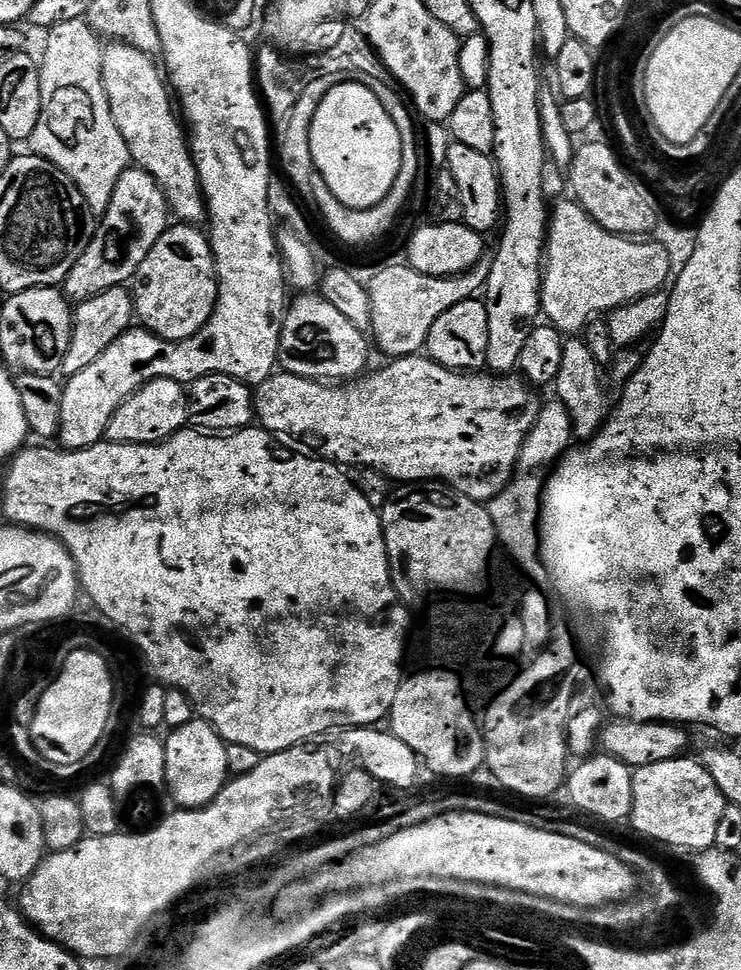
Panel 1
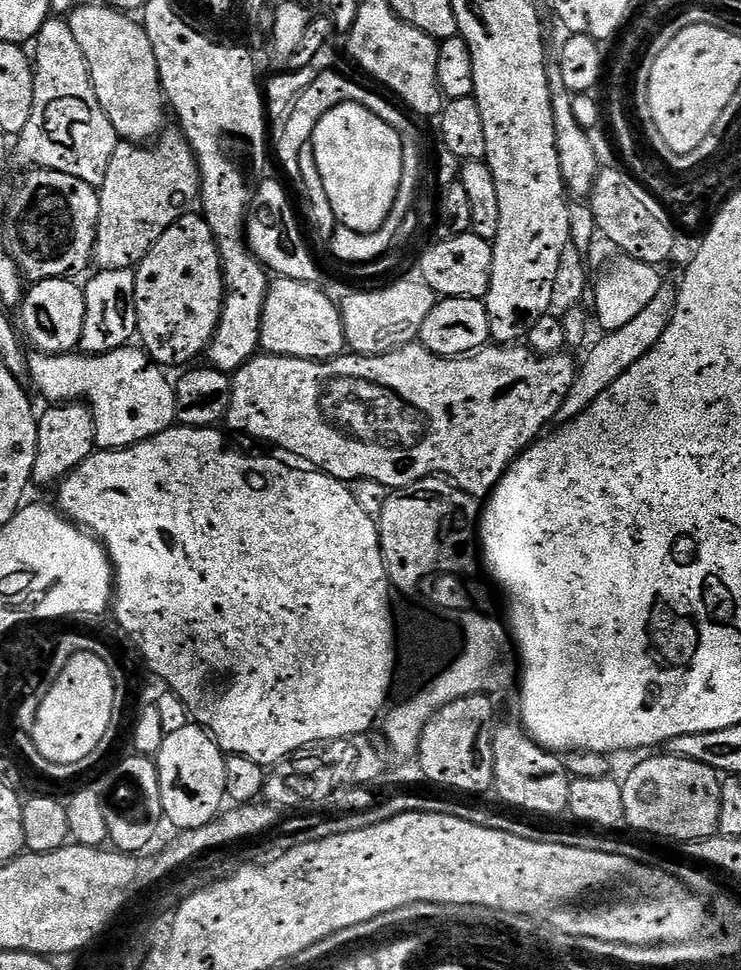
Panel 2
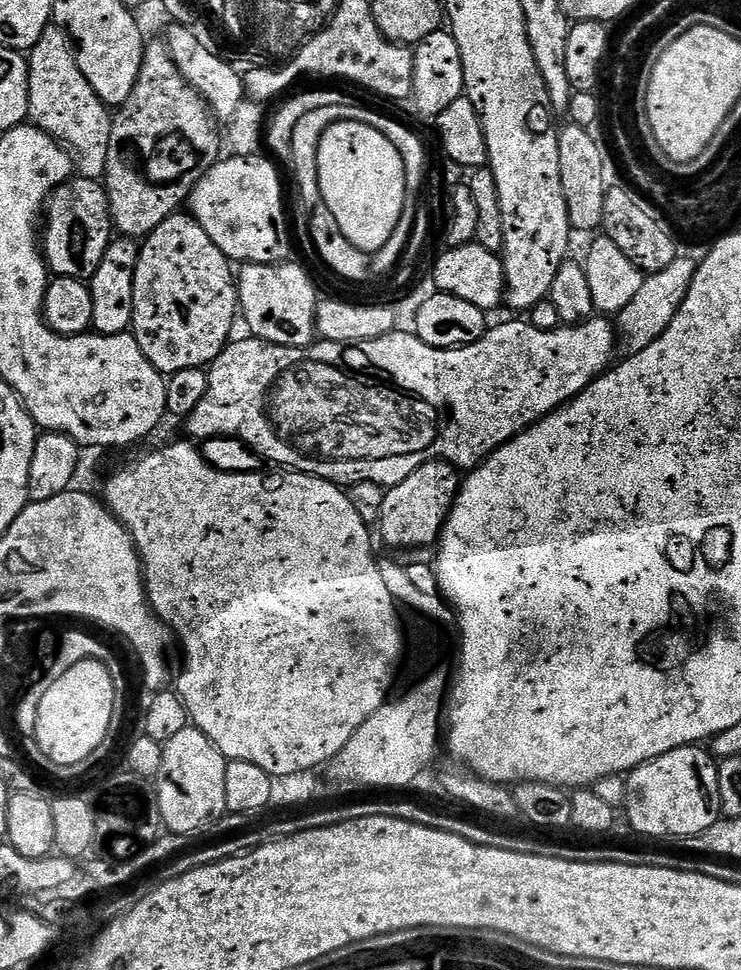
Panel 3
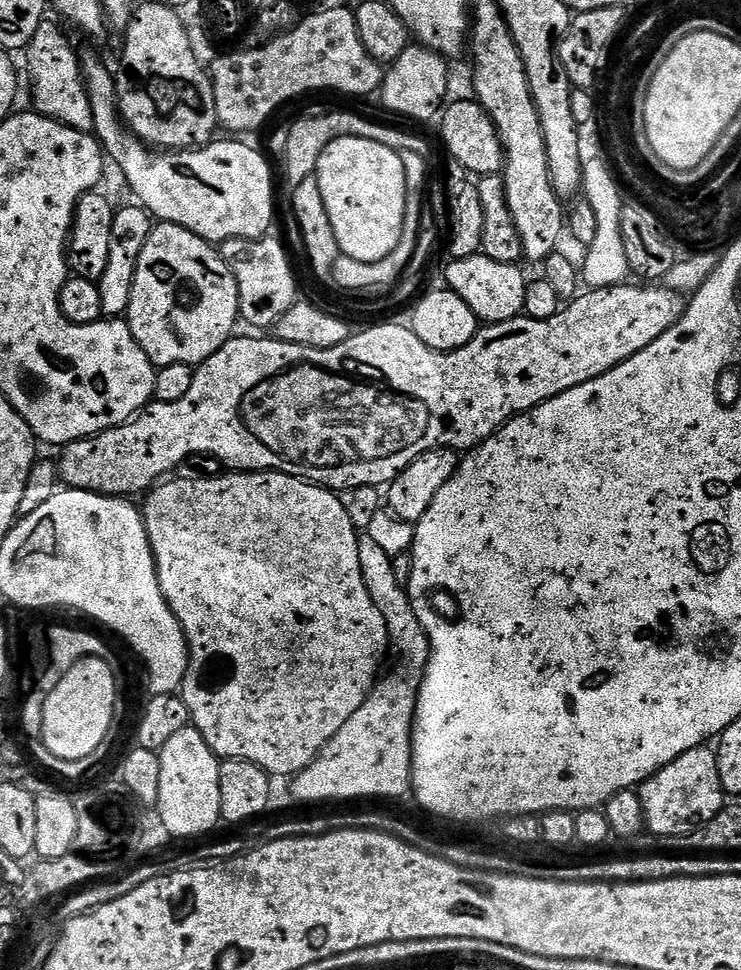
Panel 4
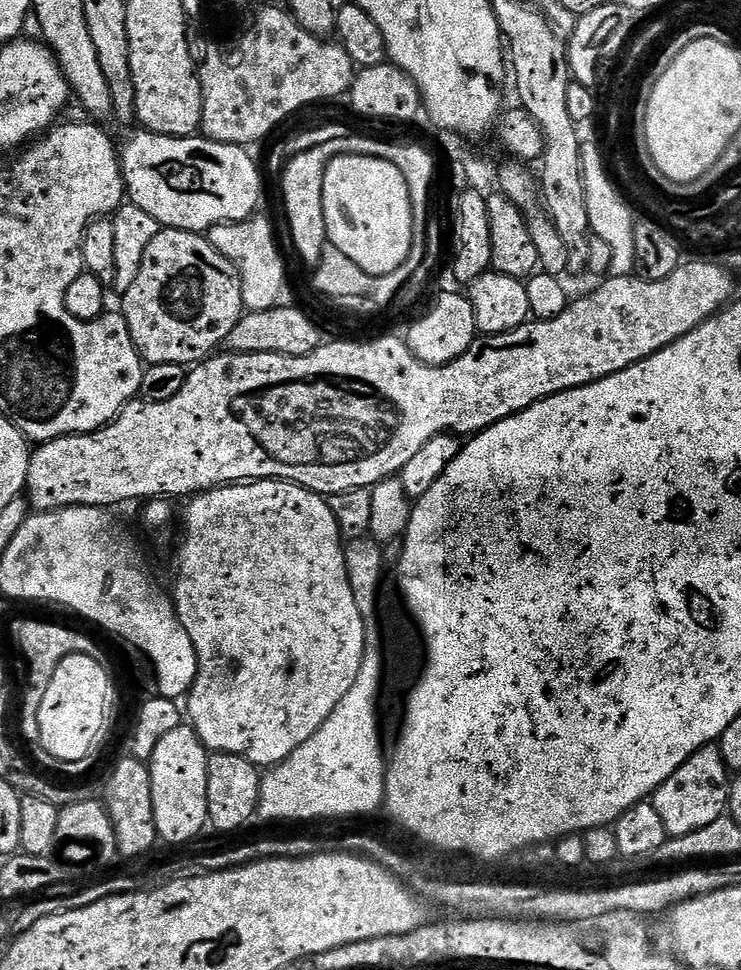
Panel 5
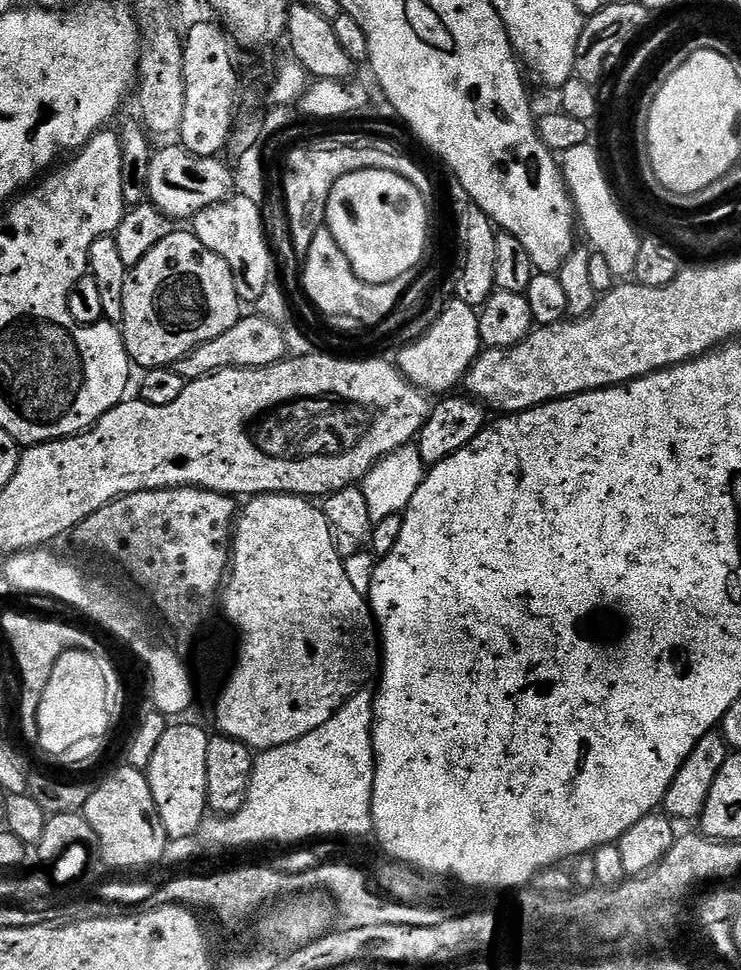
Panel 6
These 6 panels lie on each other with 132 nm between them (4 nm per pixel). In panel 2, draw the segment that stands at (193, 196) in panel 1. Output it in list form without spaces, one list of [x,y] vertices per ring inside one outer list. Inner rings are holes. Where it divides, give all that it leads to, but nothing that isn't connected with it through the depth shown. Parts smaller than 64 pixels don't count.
[[[104,2],[84,4],[81,8],[80,5],[73,7],[72,11],[67,13],[66,19],[70,30],[74,30],[74,38],[77,40],[78,46],[82,46],[82,54],[88,63],[94,94],[98,94],[98,102],[102,106],[102,110],[106,110],[106,118],[110,118],[110,126],[114,126],[117,137],[121,141],[139,145],[151,141],[161,131],[160,123],[164,120],[164,112],[166,116],[166,101],[164,89],[160,87],[154,46],[150,46],[150,38],[146,34],[143,23],[129,13],[121,12],[118,8],[108,7]]]

